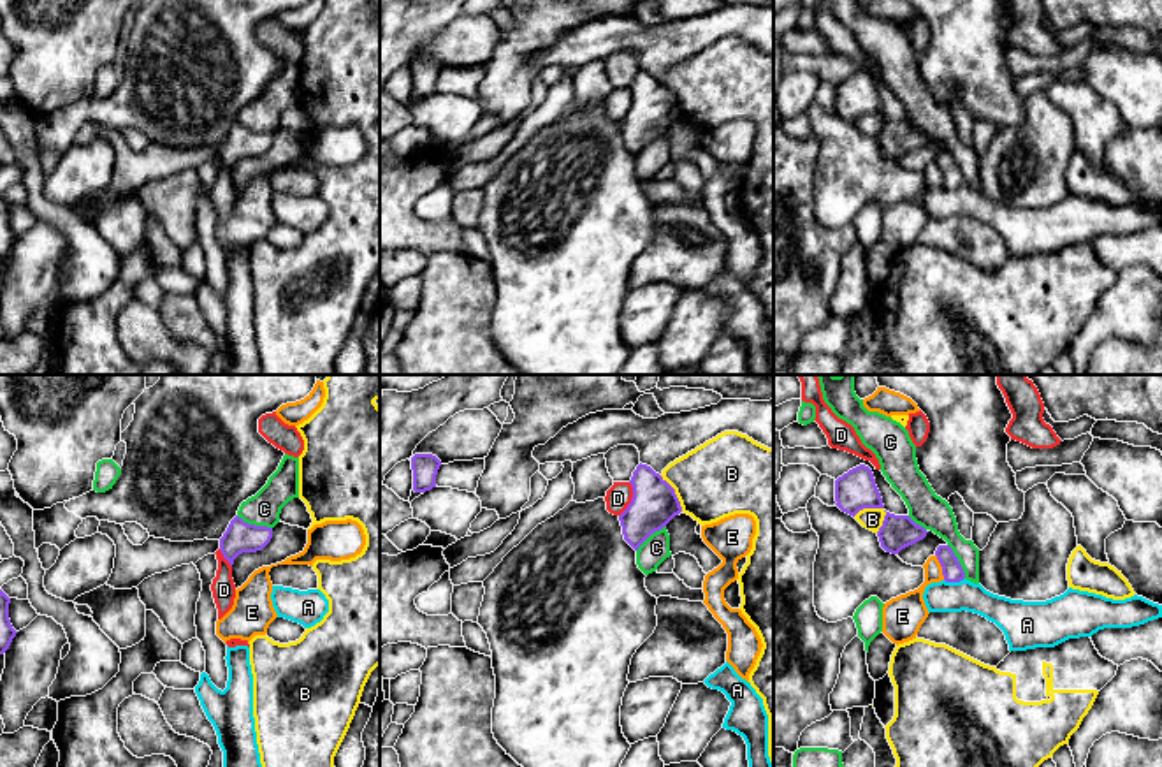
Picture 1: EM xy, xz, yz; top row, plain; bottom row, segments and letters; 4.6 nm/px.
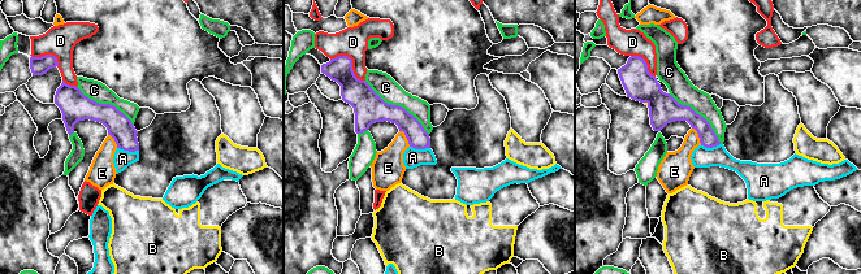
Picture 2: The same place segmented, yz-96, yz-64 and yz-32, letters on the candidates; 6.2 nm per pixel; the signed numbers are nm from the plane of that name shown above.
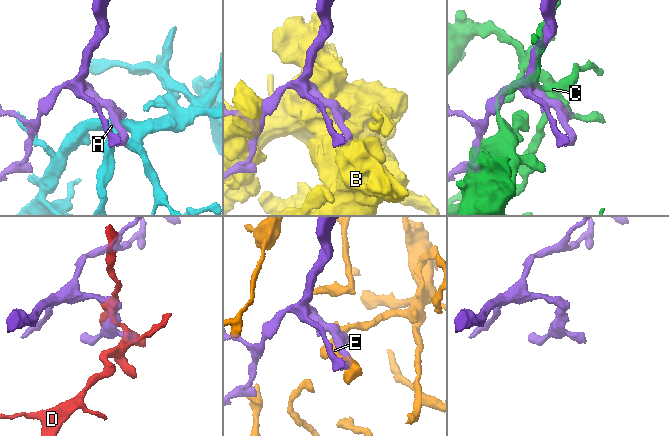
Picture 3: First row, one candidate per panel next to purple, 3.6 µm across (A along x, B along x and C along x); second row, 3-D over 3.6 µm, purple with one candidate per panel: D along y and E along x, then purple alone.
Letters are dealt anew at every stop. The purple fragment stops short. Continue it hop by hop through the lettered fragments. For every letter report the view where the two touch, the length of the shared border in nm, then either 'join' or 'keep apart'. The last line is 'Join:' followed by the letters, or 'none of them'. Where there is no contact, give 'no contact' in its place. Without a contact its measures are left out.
A: yz | 100 nm | keep apart
B: yz | 160 nm | keep apart
C: xy | 180 nm | join
D: xz | 170 nm | keep apart
E: yz | 130 nm | keep apart
Join: C

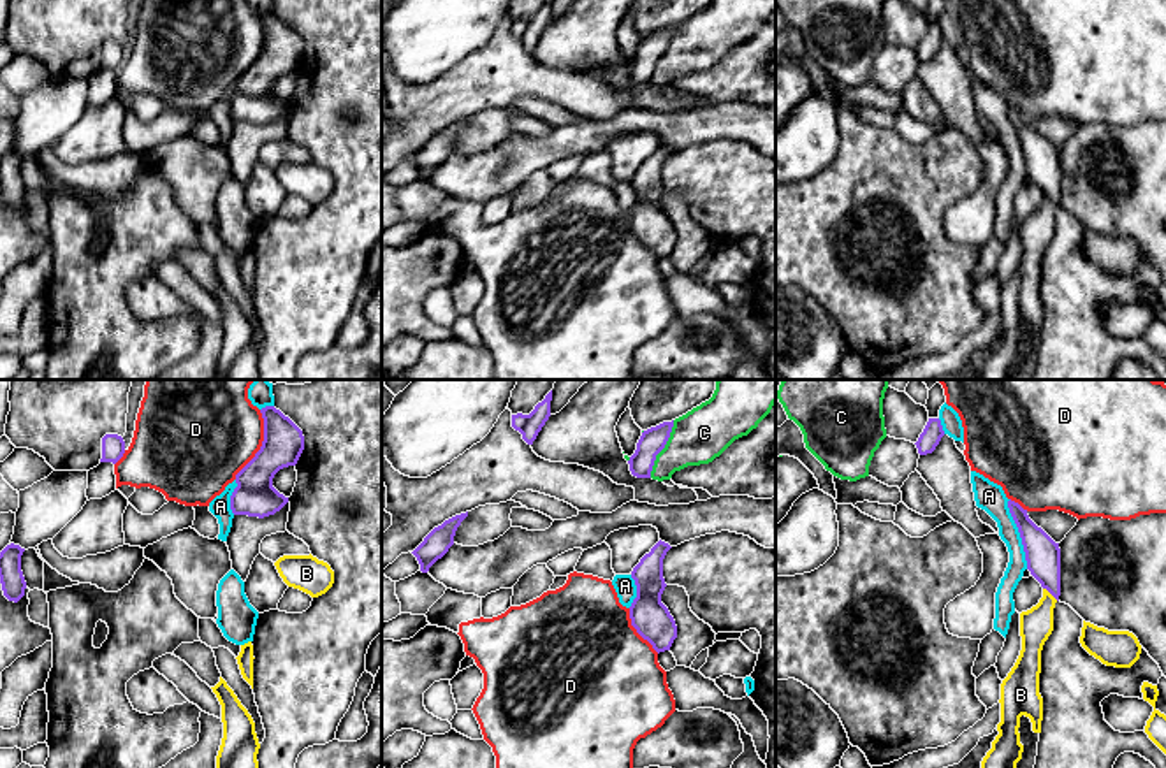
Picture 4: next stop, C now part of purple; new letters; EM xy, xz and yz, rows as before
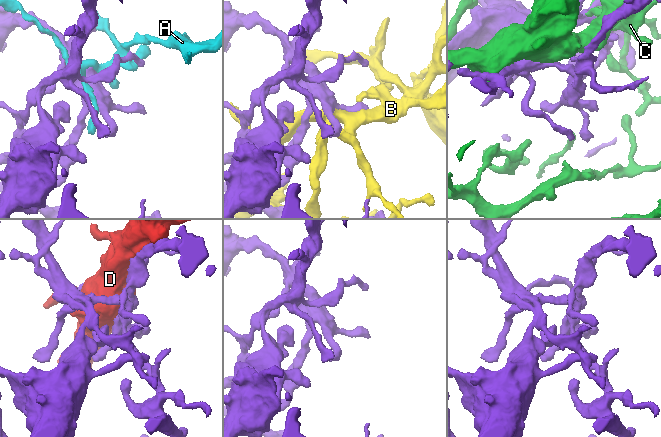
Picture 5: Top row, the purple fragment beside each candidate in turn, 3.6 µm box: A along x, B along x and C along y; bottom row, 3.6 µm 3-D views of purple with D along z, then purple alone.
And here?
A: yz | 340 nm | keep apart
B: yz | 90 nm | keep apart
C: xz | 280 nm | keep apart
D: xy | 340 nm | keep apart
Join: none of them

